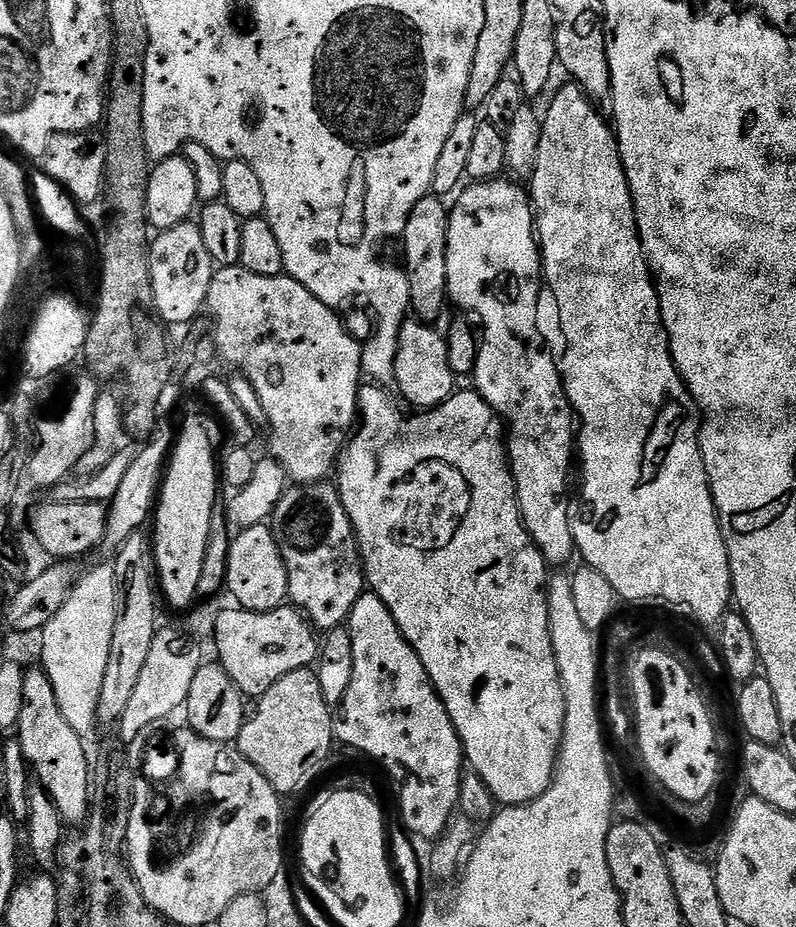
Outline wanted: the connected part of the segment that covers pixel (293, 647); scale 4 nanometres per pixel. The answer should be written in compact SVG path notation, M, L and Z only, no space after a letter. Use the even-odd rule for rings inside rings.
M239 606L226 610L218 618L214 643L220 655L218 663L248 698L263 696L274 682L294 670L311 669L317 663L321 645L304 613L291 606L273 612L246 612Z

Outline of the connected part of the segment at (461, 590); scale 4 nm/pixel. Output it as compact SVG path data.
M375 382L365 383L361 387L358 427L351 433L338 460L338 487L342 506L356 532L356 543L360 546L360 559L364 561L367 587L389 608L394 622L398 622L398 630L402 630L418 658L422 658L422 666L426 666L436 693L442 698L456 732L460 735L471 771L480 776L482 782L486 782L497 805L531 804L552 785L556 762L560 758L560 749L564 743L564 723L567 720L568 707L564 683L550 638L547 589L550 565L522 522L520 503L516 497L516 483L508 463L505 429L494 409L475 390L457 391L444 403L423 414L416 414L420 416L406 421L405 424L399 410L392 405L391 398L384 391L385 389Z

